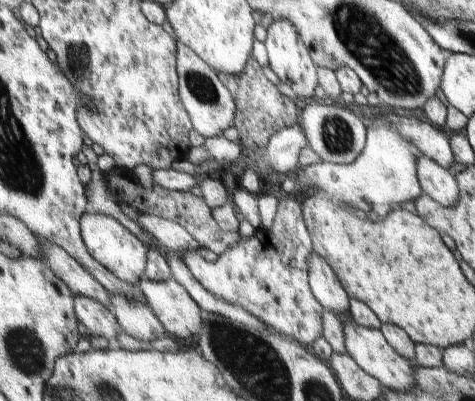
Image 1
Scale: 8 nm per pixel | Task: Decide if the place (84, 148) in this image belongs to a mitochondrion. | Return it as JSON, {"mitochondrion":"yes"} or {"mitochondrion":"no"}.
{"mitochondrion":"no"}

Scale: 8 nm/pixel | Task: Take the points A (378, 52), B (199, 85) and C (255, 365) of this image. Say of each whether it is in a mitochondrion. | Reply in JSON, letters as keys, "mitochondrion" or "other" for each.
{"A":"mitochondrion","B":"mitochondrion","C":"mitochondrion"}

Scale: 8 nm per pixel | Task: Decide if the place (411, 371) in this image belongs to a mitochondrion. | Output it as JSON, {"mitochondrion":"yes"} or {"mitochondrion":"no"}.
{"mitochondrion":"no"}

